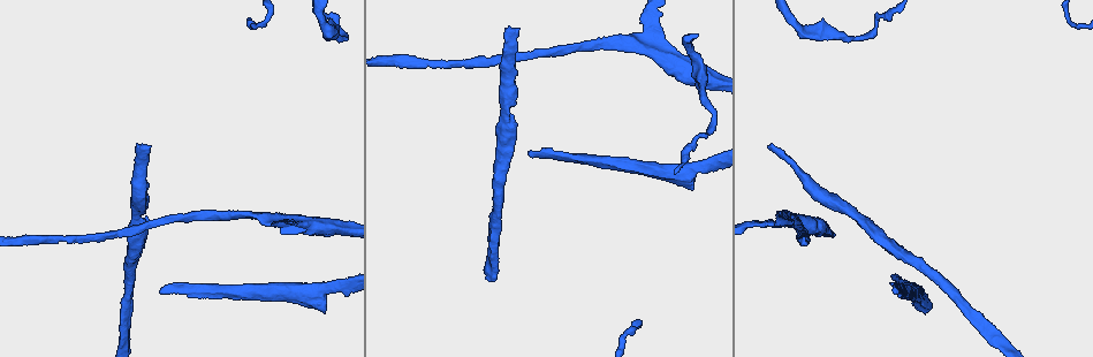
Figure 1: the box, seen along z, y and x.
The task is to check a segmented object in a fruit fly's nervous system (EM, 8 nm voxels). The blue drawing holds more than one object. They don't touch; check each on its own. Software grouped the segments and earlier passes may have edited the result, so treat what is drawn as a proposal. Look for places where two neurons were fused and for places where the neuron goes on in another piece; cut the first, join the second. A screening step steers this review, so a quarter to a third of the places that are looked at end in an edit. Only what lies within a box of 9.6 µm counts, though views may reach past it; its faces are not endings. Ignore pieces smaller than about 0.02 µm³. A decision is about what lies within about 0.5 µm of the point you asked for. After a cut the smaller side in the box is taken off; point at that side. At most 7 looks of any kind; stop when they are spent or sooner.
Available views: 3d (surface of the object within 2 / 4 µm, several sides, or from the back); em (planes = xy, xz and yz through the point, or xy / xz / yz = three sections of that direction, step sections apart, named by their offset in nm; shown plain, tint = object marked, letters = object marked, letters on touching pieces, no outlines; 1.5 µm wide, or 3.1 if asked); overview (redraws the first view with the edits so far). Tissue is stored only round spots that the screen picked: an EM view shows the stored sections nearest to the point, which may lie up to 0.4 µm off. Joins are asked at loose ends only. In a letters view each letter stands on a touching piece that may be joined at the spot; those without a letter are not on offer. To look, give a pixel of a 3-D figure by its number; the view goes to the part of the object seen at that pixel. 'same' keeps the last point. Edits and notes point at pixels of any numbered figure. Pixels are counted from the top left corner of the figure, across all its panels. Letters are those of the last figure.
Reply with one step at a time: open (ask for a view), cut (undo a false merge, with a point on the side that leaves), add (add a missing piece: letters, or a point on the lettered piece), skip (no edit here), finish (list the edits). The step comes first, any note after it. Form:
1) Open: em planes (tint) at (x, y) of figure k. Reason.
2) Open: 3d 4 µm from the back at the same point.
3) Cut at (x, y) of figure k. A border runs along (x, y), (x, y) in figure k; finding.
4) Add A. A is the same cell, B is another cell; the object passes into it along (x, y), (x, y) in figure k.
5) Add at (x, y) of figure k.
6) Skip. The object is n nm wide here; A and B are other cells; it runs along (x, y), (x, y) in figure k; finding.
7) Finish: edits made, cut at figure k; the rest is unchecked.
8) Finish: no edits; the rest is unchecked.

Open: 3d 2 µm at (160, 293) of figure 1. Long arm stops here.

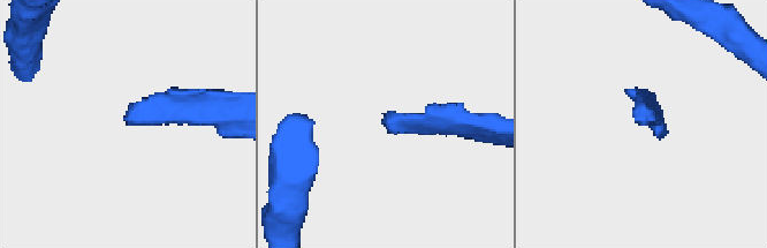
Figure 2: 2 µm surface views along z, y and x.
Open: em 3.1 µm yz step 8 (tint) at (126, 120) of figure 2.

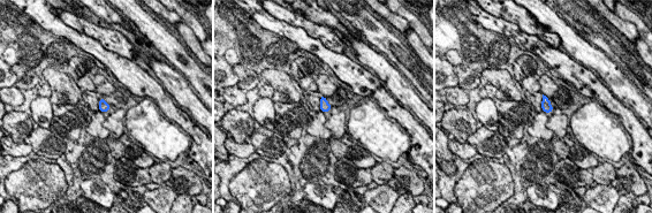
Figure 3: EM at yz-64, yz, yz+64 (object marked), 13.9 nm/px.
Open: em 3.1 µm planes (letters) at the same point.

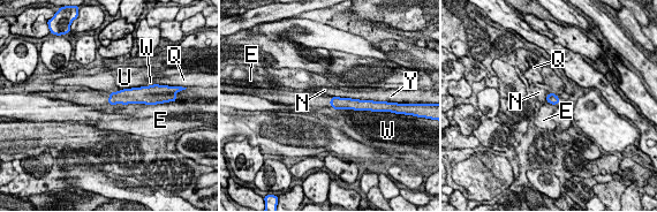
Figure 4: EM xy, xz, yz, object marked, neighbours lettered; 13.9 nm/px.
Skip. The object is 160 nm wide here; E, N, Q, U, W and Y are other cells; a border runs along (148, 104), (127, 105) in figure 4; no lettered piece goes on from it.

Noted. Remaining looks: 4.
Open: em planes (letters) at (770, 145) of figure 1. An open end.

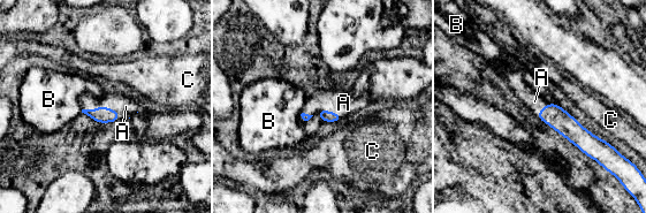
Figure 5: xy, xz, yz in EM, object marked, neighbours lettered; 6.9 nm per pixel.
Add A. A is the same cell, B and C are other cells; the object passes into it along (101, 114), (103, 106), (126, 106) in figure 5; it goes on there.

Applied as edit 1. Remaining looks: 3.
Finish: edits made, add at figure 5; the rest is unchecked.

